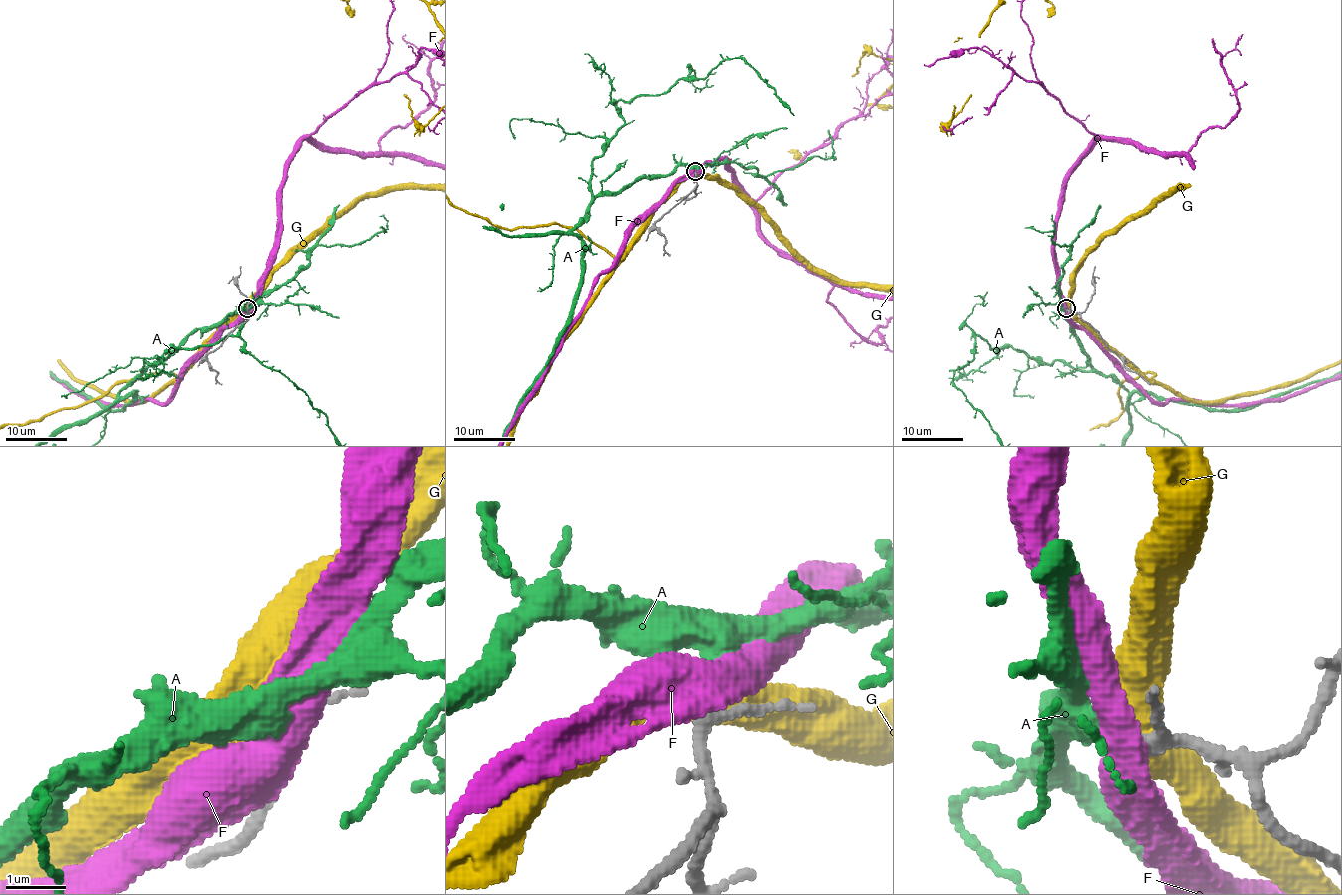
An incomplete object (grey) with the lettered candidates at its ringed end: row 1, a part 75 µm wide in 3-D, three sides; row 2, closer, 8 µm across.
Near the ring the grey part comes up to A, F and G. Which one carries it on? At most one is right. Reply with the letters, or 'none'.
A

